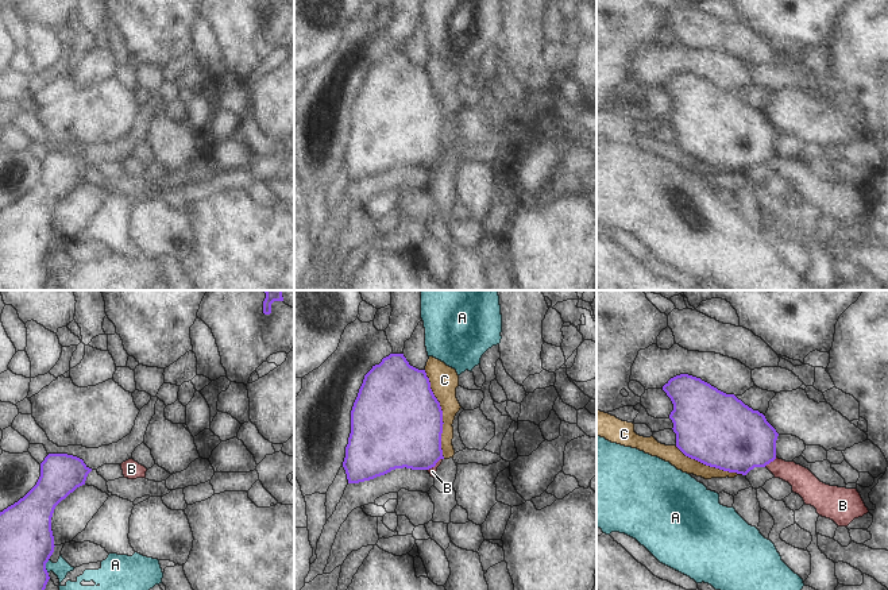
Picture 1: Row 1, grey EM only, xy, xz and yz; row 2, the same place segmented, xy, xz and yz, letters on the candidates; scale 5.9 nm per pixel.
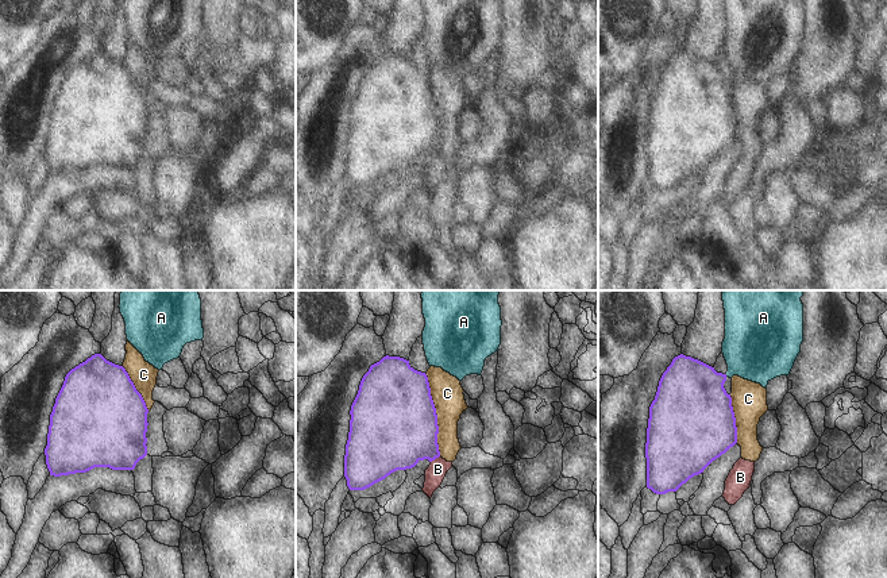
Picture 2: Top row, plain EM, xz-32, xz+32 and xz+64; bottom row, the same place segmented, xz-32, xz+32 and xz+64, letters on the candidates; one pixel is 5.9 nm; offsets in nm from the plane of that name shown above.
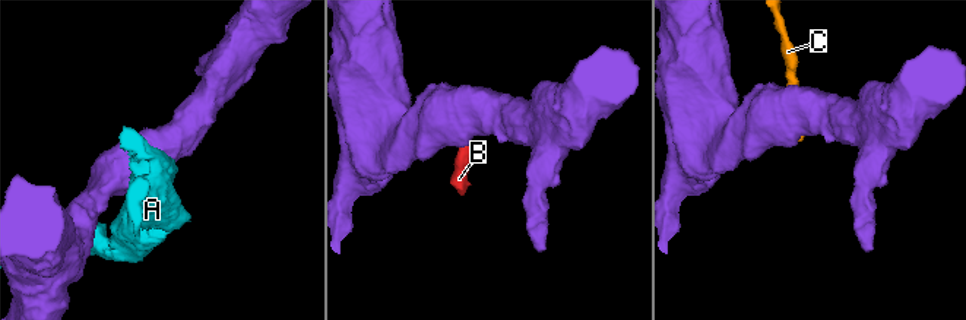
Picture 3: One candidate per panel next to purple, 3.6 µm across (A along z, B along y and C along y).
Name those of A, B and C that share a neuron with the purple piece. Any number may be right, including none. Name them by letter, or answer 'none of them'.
none of them

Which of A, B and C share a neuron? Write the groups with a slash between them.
A / B C

